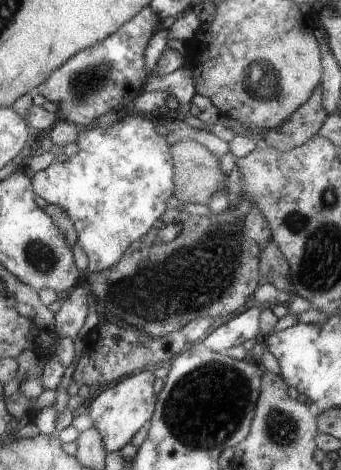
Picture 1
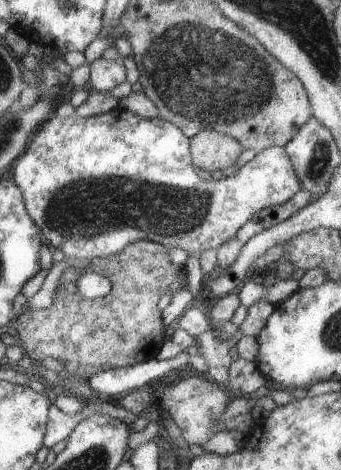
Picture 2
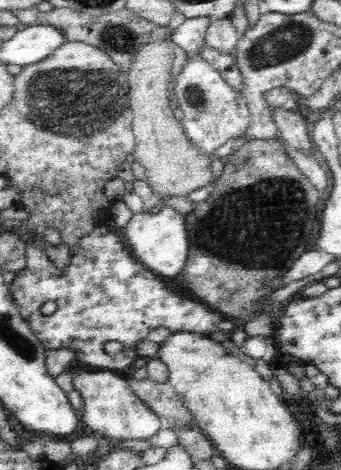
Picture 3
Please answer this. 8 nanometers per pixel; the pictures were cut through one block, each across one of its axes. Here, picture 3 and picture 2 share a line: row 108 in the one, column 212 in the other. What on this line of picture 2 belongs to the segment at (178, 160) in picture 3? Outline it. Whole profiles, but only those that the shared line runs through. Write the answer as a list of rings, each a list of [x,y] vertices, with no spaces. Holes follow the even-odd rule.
[[[201,132],[193,140],[193,156],[191,162],[199,170],[211,172],[223,172],[229,174],[229,170],[239,160],[239,154],[245,152],[243,144],[235,140],[233,136],[223,136],[219,132]]]

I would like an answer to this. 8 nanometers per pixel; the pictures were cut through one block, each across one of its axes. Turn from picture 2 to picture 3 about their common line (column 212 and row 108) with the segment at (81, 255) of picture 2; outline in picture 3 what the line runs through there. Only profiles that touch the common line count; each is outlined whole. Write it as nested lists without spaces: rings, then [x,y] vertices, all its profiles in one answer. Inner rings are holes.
[[[210,16],[188,18],[172,34],[174,44],[192,56],[192,60],[188,62],[188,66],[182,70],[182,74],[172,84],[172,94],[180,102],[180,110],[182,110],[180,124],[184,128],[186,138],[204,156],[212,156],[228,140],[238,140],[238,138],[246,136],[248,128],[252,124],[252,112],[250,112],[250,108],[246,104],[246,98],[238,90],[234,90],[220,76],[220,72],[216,72],[208,62],[204,62],[204,60],[200,60],[196,56],[196,50],[202,44],[206,44],[204,38],[206,38],[206,28],[210,24],[212,24]]]

